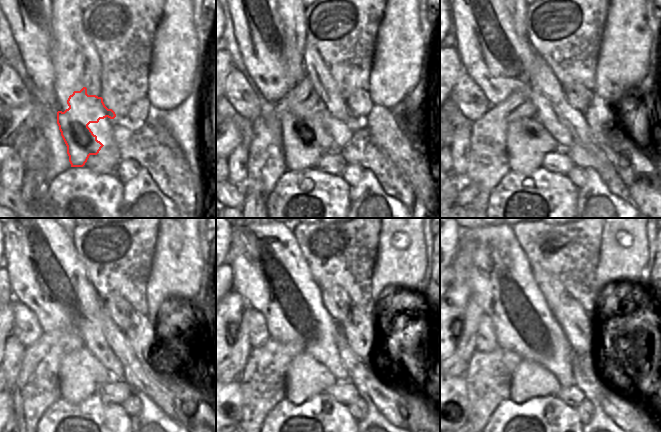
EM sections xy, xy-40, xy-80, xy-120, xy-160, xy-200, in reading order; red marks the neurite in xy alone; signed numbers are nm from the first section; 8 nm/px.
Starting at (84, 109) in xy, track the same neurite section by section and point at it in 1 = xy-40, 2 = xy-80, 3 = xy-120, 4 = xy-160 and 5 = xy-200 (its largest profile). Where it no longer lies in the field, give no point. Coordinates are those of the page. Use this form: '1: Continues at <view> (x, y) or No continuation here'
1: Continues at xy-40 (302, 147)
2: Continues at xy-80 (526, 147)
3: Continues at xy-120 (80, 375)
4: Continues at xy-160 (306, 377)
5: Continues at xy-200 (530, 379).

